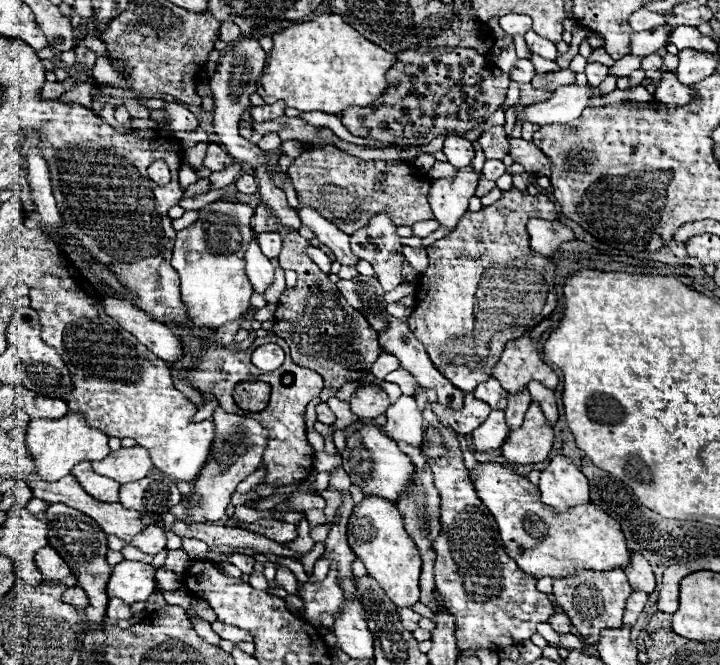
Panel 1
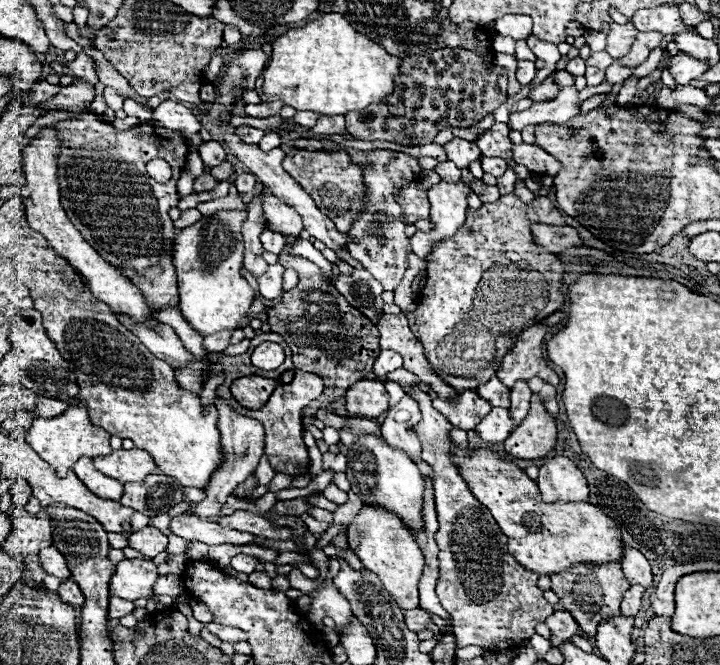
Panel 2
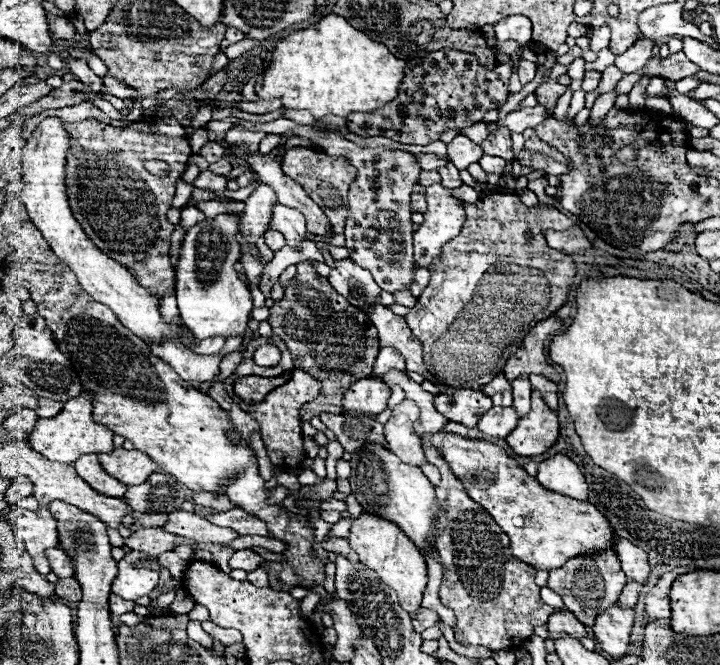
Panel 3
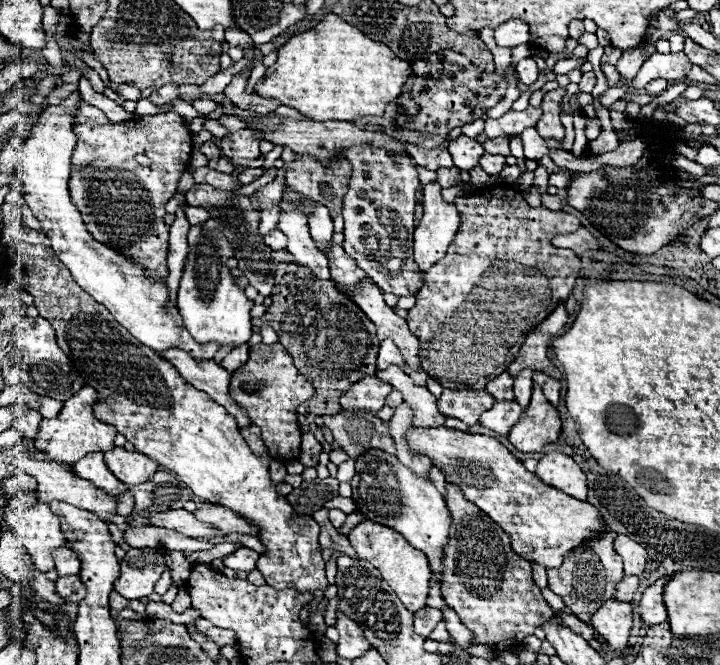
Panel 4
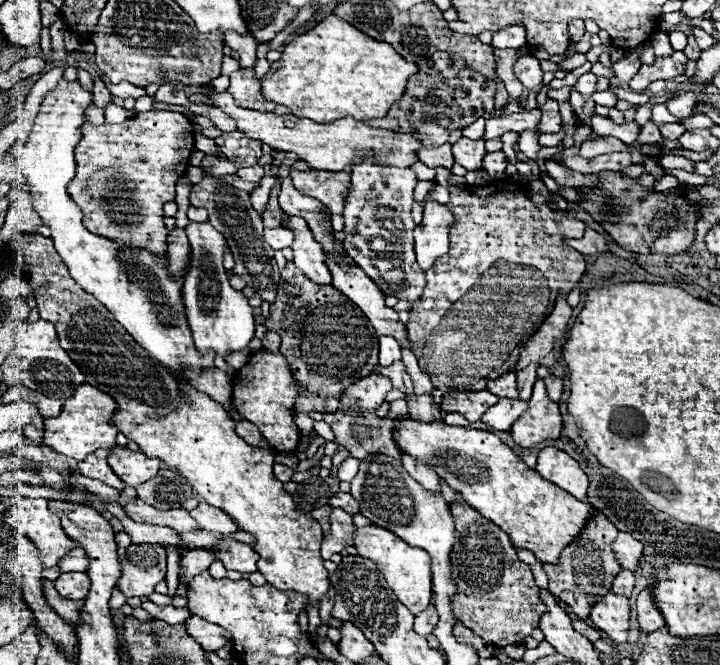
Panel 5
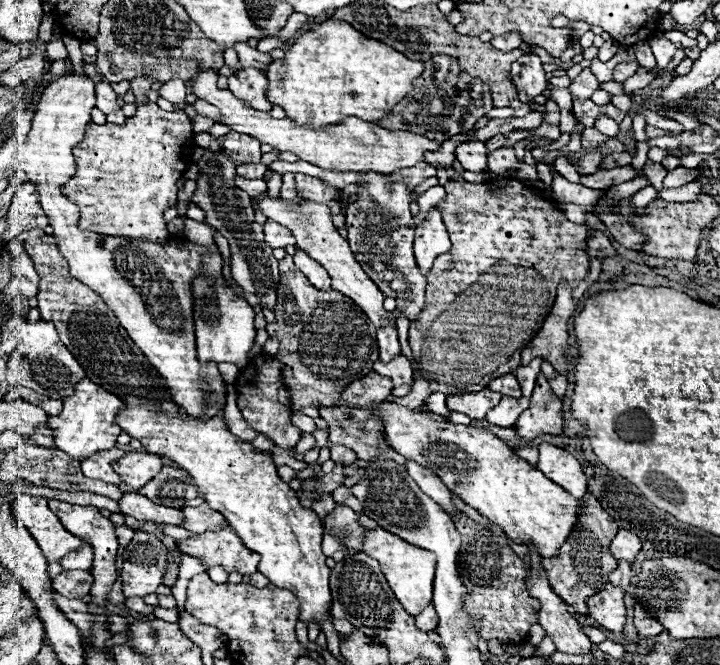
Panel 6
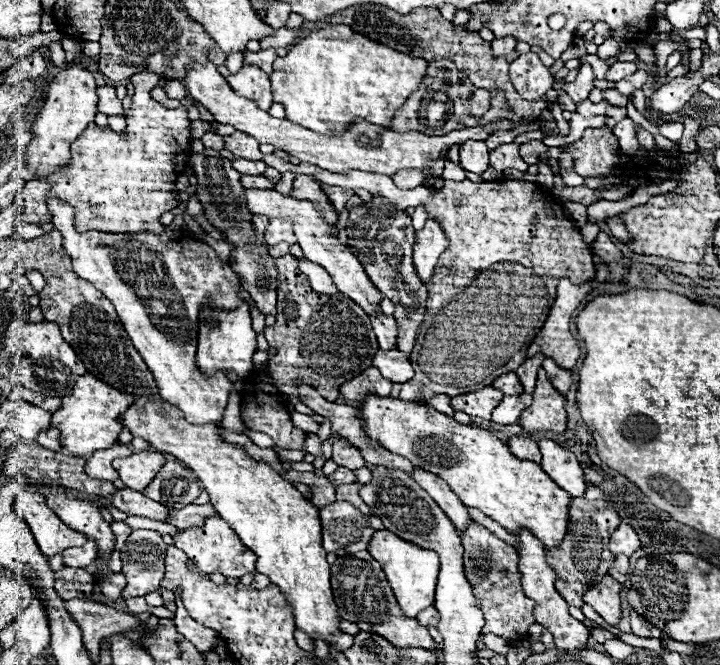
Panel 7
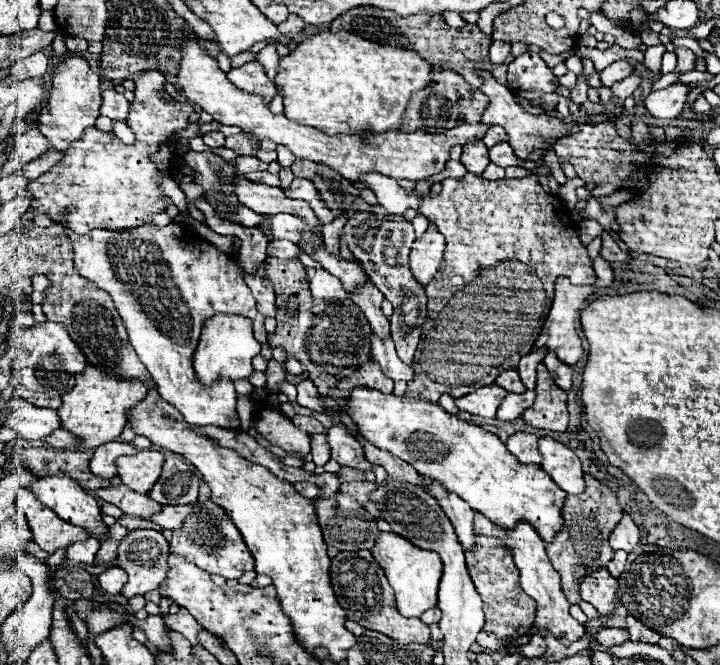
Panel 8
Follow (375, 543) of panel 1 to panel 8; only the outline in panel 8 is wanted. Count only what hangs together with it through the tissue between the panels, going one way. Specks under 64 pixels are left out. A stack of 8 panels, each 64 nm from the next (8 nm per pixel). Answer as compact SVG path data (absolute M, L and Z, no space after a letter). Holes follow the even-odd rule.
M380 532L380 538L376 538L376 544L372 548L372 556L384 568L386 578L396 592L396 606L398 606L402 616L416 618L422 612L426 612L428 608L436 606L438 582L442 576L442 562L440 562L440 556L436 552L416 548L412 542L408 542L406 538L398 536L398 534Z

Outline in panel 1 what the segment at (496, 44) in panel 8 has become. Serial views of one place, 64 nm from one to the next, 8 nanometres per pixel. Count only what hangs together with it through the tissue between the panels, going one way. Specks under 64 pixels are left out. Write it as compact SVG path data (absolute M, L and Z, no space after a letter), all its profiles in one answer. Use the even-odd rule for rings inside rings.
M506 14L500 18L500 26L506 34L524 36L532 28L532 18L526 14Z

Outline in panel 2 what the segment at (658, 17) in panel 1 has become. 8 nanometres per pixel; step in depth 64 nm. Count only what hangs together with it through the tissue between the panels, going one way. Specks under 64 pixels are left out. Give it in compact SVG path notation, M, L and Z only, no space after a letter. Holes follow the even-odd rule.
M658 6L658 8L650 8L650 10L640 10L632 16L632 24L640 32L660 32L660 34L664 34L666 40L670 40L680 28L682 30L688 28L680 22L678 6L672 6L672 8Z

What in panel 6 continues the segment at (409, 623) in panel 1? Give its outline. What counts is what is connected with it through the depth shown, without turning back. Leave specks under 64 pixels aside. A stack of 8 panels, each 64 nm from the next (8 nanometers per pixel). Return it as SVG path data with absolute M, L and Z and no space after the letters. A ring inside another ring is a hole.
M430 604L428 608L424 608L424 612L420 612L420 614L416 616L416 626L418 626L422 632L434 630L436 624L438 624L438 614L436 614L436 610L432 608L432 604Z

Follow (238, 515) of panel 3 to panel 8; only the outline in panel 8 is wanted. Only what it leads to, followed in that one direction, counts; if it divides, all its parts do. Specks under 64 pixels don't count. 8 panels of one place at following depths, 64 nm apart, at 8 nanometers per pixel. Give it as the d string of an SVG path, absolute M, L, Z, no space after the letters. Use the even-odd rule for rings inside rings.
M188 504L188 506L162 506L162 512L160 512L160 514L154 514L154 516L152 516L152 518L148 518L148 520L152 520L152 522L160 524L162 528L176 530L176 528L180 528L180 524L184 524L184 520L186 520L192 512L194 512L194 506L192 506L192 504Z

